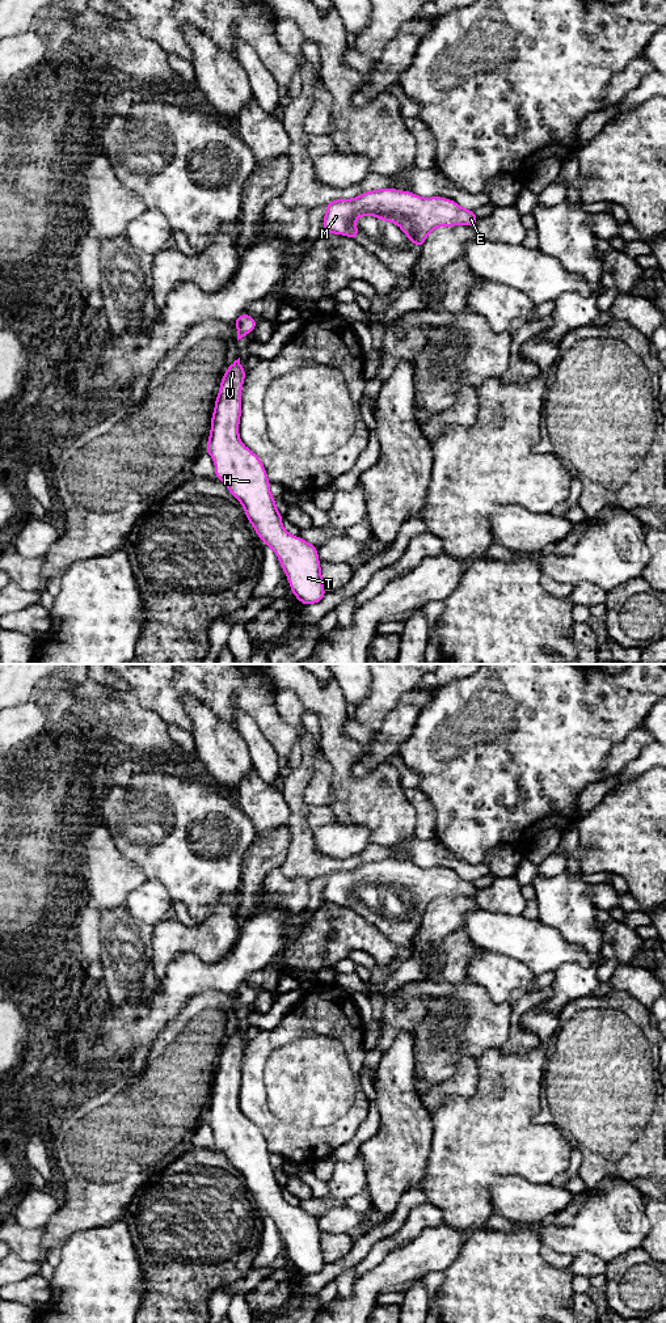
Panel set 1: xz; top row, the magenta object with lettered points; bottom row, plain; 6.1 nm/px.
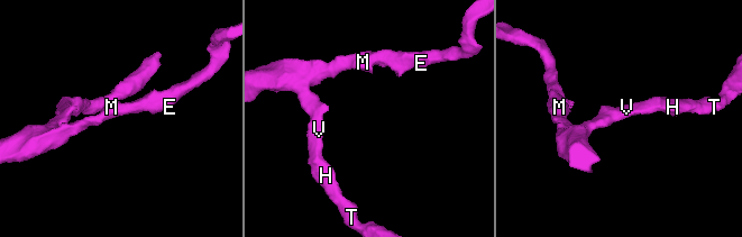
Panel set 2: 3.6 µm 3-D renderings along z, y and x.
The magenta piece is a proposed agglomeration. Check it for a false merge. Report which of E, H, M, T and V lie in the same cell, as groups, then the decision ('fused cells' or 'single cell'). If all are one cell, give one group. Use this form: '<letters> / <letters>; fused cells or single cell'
E H M T V; single cell

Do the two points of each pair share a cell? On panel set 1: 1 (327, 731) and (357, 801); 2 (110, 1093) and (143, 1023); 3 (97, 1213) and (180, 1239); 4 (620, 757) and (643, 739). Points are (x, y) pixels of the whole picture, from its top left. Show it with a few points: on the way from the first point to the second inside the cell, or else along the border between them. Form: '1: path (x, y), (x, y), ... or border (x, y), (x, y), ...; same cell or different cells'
1: path (336, 748), (342, 755), (344, 783); same cell
2: border (129, 1074), (131, 1076); different cells
3: border (138, 1190), (121, 1218); different cells
4: path (626, 752), (637, 740); same cell

